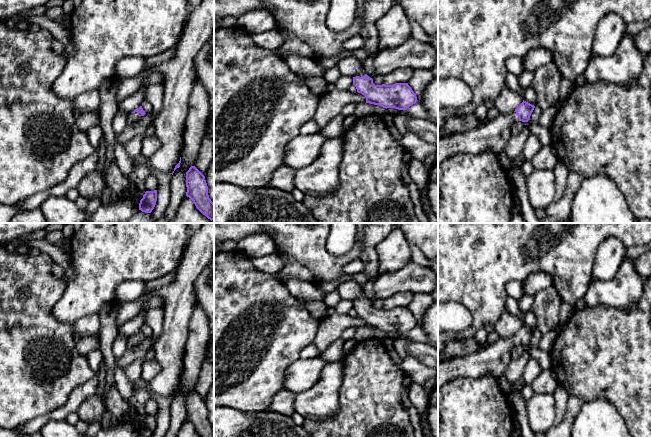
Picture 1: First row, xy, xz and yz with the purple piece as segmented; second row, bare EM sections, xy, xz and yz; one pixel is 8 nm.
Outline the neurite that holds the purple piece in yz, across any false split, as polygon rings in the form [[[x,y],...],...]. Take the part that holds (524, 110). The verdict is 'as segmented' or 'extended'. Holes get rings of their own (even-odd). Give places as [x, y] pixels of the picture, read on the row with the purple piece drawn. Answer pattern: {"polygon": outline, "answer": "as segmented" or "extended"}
{"polygon": [[[523,100],[515,111],[510,114],[499,114],[495,119],[488,123],[480,124],[472,130],[438,139],[438,167],[447,158],[458,154],[480,155],[485,151],[491,151],[496,154],[501,153],[512,136],[513,124],[518,121],[528,122],[534,108],[534,105]]], "answer": "extended"}

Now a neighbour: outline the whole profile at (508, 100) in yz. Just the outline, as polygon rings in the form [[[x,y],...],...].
[[[504,84],[500,95],[494,102],[494,106],[497,108],[499,114],[510,114],[523,102],[522,95],[511,90],[506,84]]]

